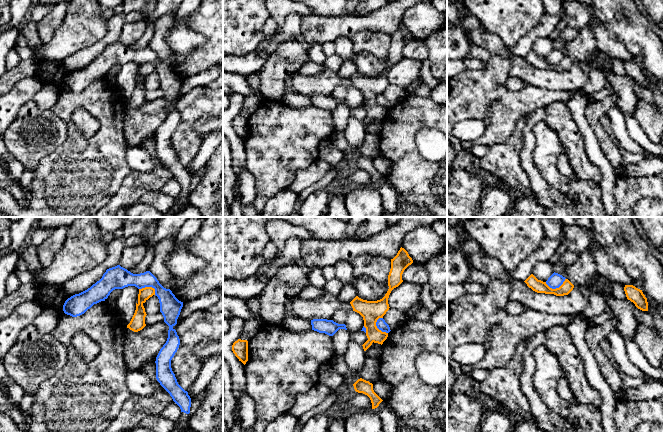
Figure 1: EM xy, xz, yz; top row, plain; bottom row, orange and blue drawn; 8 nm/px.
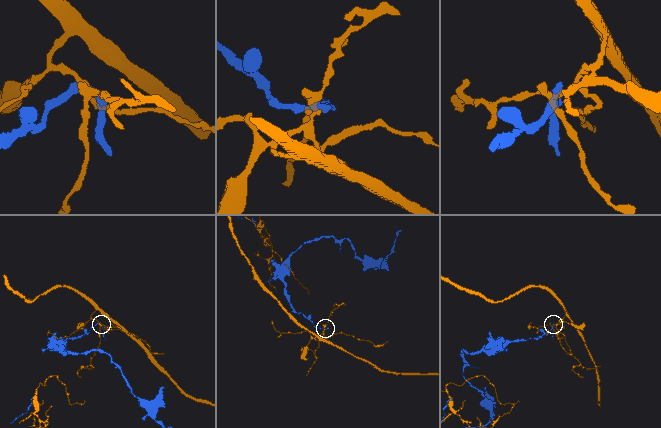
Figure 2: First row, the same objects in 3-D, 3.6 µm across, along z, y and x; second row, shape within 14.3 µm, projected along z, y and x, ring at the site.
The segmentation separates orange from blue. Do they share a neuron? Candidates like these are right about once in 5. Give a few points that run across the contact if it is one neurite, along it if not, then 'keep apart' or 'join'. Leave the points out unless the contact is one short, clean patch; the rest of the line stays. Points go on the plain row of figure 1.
line xz (379, 93), (376, 102), (387, 109); keep apart

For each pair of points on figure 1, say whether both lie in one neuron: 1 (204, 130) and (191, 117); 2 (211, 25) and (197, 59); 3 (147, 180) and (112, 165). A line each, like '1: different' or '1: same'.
1: different
2: same
3: different

